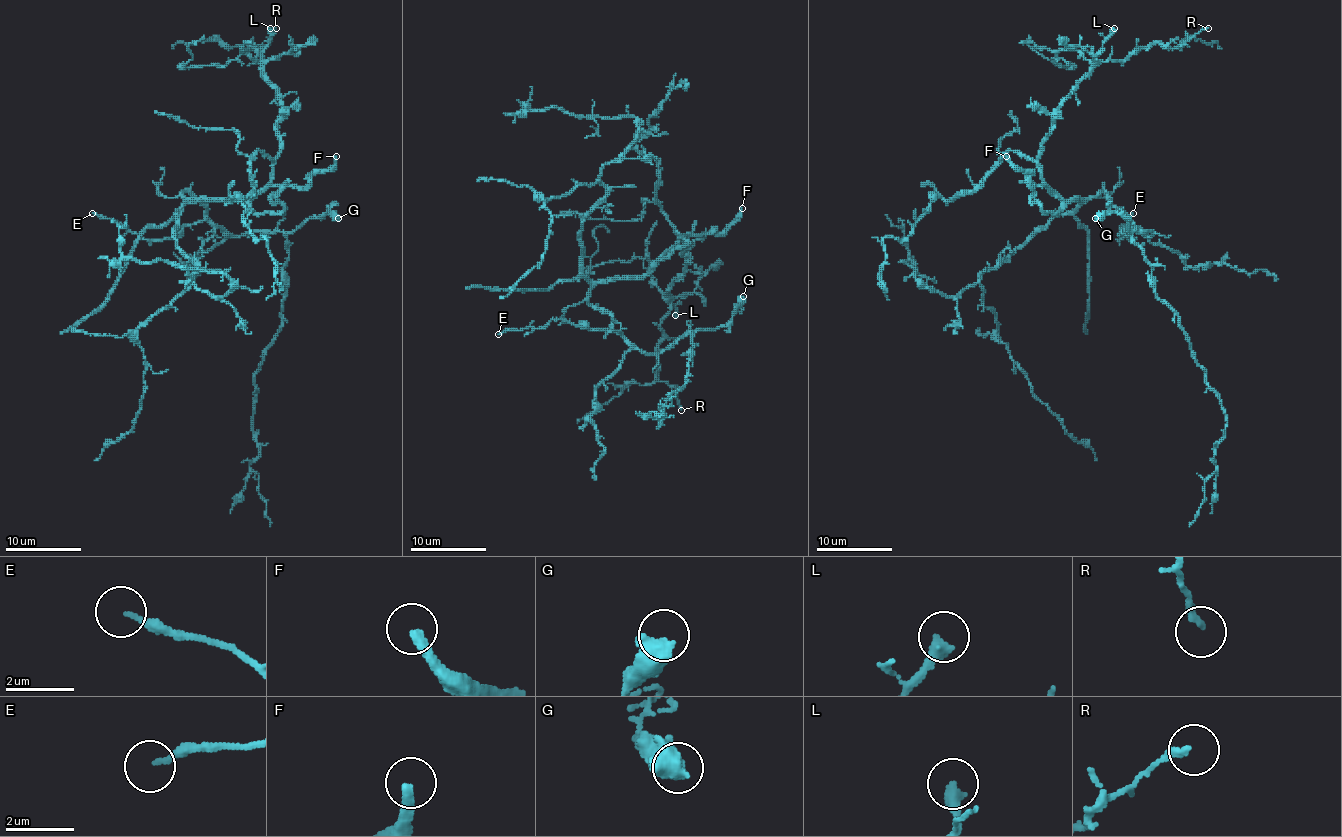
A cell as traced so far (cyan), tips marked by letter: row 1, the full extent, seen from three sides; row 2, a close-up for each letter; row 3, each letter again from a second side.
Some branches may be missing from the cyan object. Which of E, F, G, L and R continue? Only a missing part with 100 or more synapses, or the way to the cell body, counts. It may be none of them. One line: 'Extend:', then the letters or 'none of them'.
Extend: F

